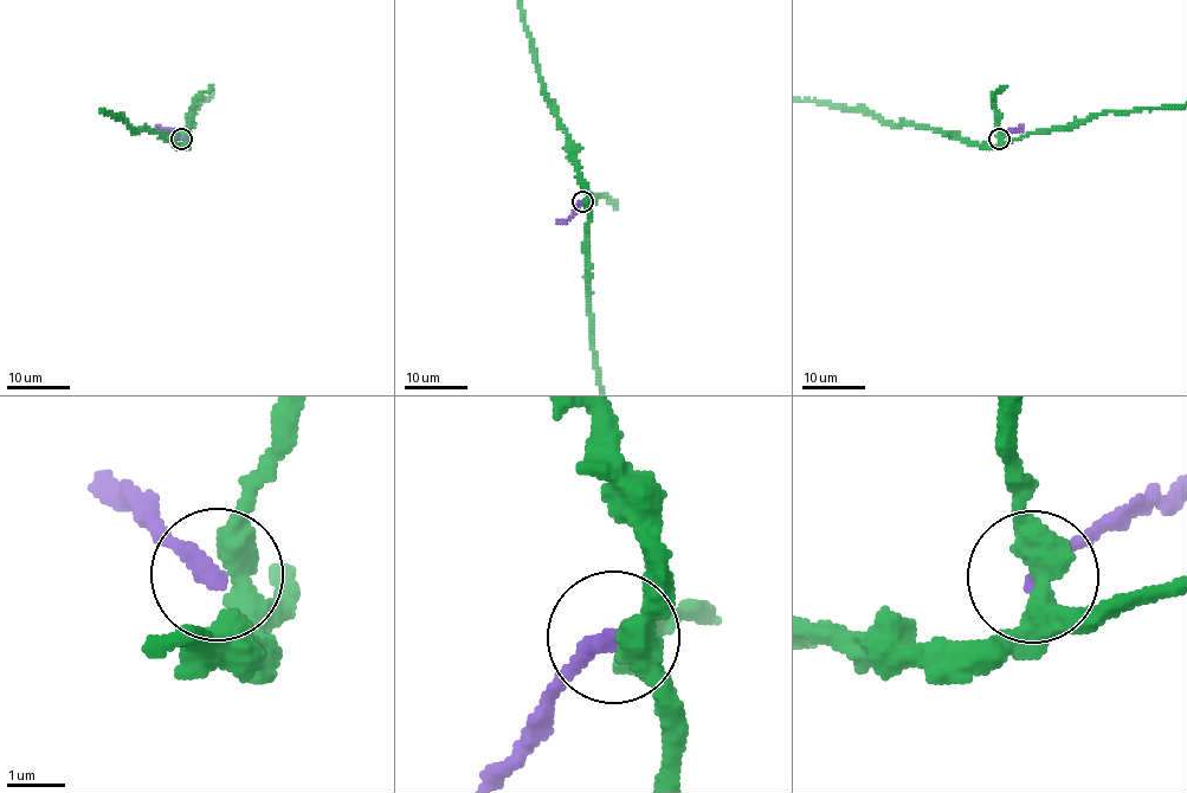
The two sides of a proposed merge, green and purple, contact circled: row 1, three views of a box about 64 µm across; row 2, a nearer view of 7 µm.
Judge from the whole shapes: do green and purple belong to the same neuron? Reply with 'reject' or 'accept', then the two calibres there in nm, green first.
reject; calibres 460 and 320 nm

